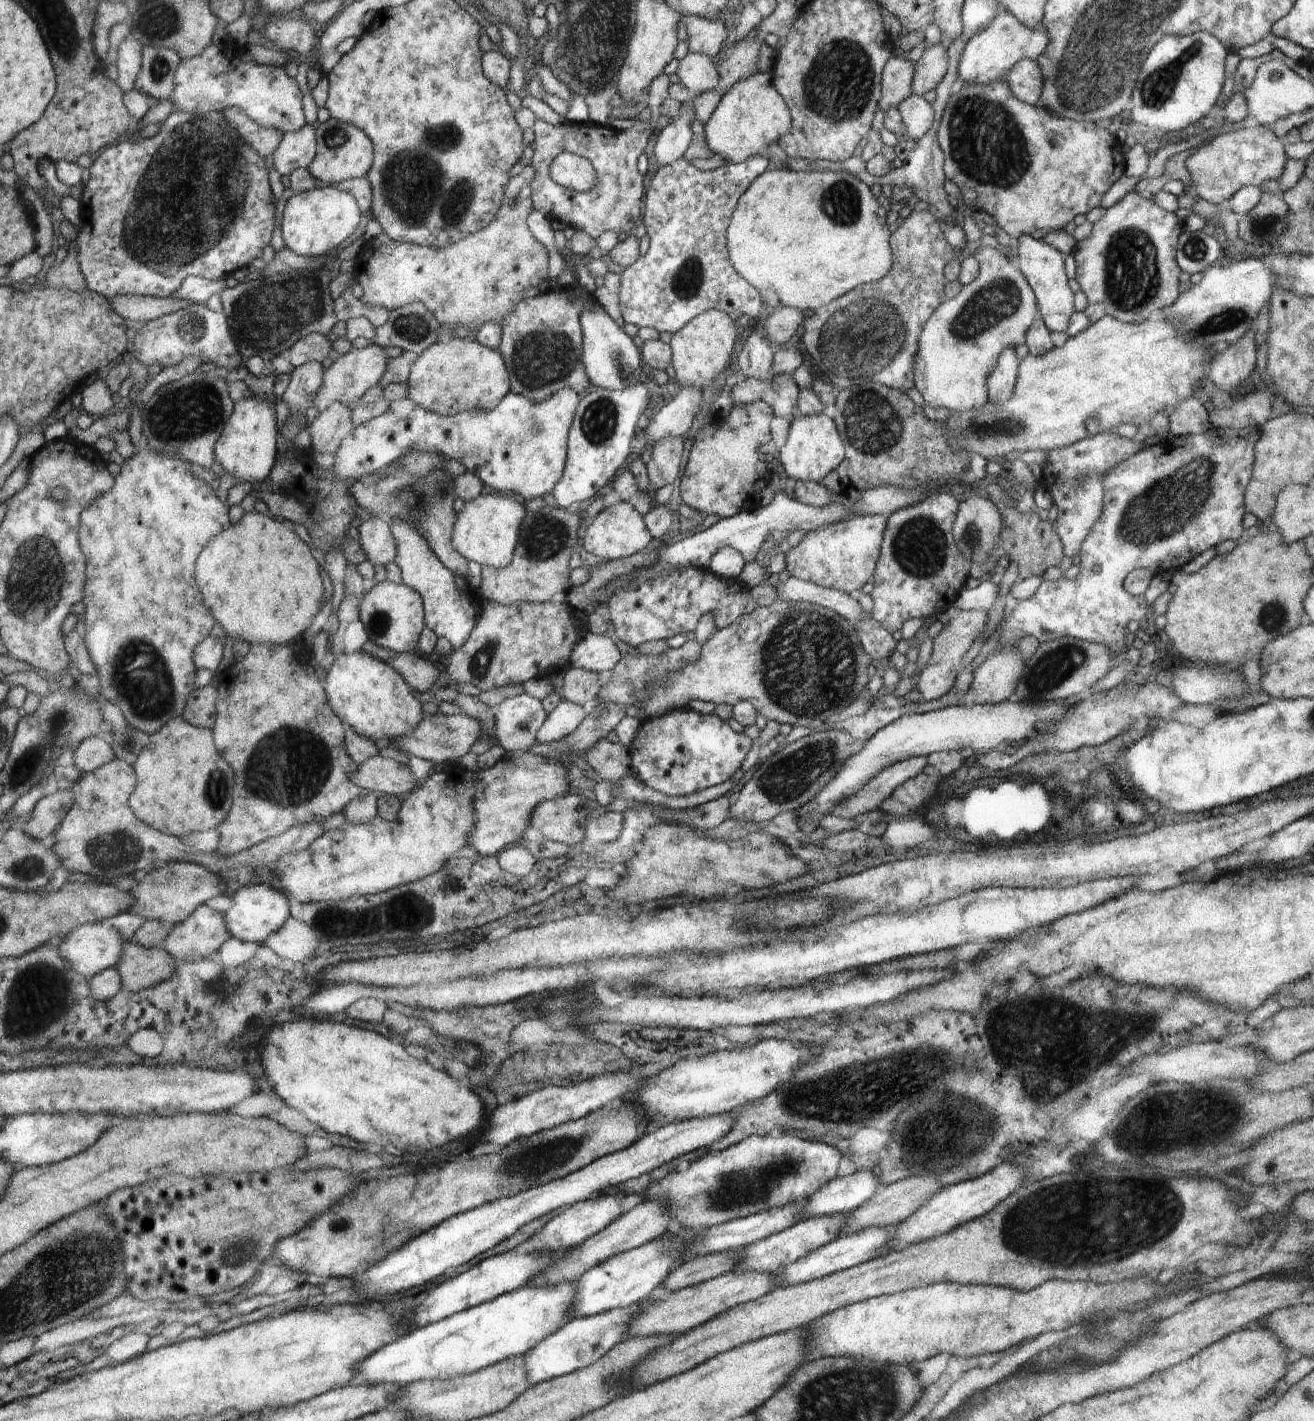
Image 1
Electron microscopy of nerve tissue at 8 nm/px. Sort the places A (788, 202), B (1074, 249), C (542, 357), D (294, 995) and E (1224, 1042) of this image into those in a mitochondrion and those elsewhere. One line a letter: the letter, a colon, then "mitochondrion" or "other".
A: other
B: other
C: mitochondrion
D: other
E: other

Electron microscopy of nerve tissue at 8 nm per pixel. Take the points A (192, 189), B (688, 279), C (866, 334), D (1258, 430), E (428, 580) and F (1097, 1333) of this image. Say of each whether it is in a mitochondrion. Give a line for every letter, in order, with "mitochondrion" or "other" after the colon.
A: mitochondrion
B: mitochondrion
C: mitochondrion
D: other
E: other
F: mitochondrion

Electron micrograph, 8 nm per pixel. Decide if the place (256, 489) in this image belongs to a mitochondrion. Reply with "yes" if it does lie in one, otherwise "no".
no

